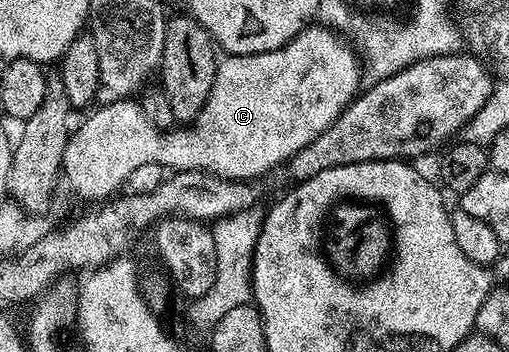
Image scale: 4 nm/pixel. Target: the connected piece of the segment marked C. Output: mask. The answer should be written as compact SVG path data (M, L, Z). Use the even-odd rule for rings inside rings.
M311 24L279 50L223 57L218 63L216 80L212 80L208 100L194 121L181 128L156 129L134 100L110 100L107 106L99 105L90 112L95 114L87 113L78 131L75 129L69 135L63 152L61 181L66 181L72 193L94 202L90 204L98 204L115 197L121 191L118 189L129 183L132 172L136 172L140 164L153 162L170 172L200 170L231 180L261 179L269 170L289 162L304 144L312 144L312 140L331 126L359 93L362 70L358 67L358 58L341 41L345 42L335 31L321 24Z

